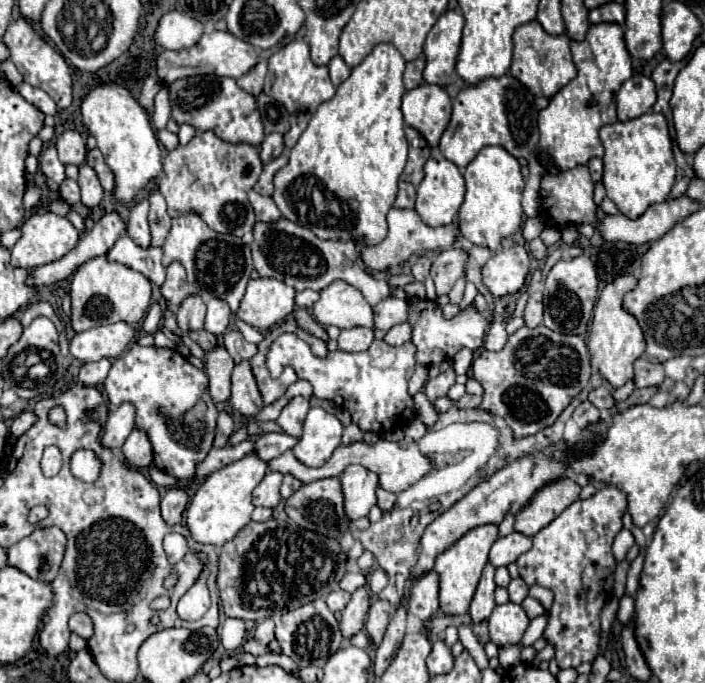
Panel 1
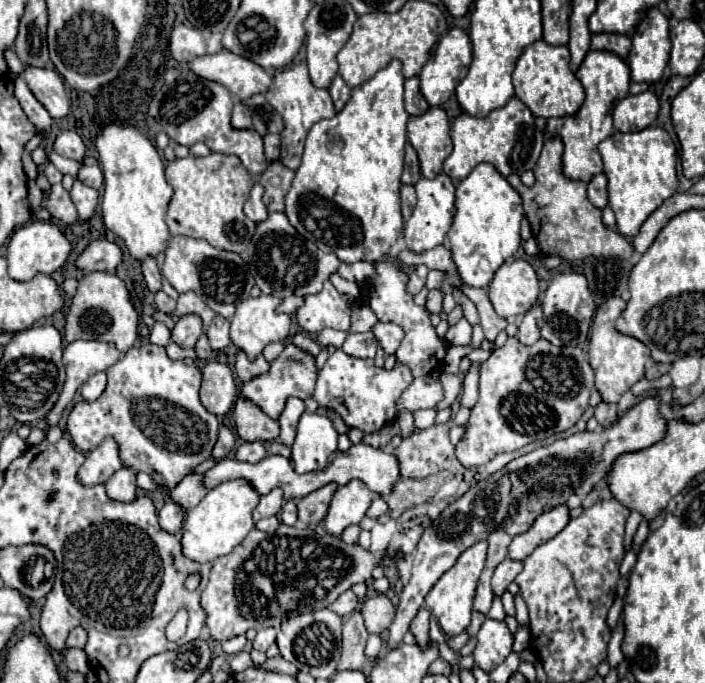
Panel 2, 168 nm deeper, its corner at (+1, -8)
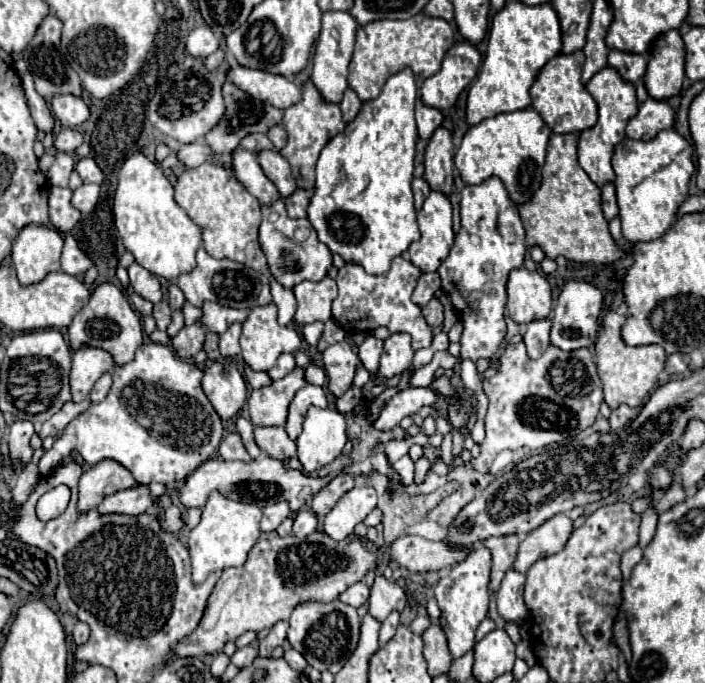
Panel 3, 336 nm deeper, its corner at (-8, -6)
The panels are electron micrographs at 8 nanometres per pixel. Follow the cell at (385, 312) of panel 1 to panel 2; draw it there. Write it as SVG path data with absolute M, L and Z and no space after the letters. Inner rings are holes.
M378 321L376 327L372 327L372 331L374 331L374 335L376 335L376 341L384 347L386 355L396 353L400 341L404 339L404 331L402 331L402 327L396 325L396 323L380 323L380 321Z

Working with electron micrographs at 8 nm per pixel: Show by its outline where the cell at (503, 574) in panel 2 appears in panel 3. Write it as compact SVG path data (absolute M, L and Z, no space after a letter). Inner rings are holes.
M509 569L501 583L501 589L497 591L497 611L505 623L515 623L521 627L527 619L529 611L523 601L523 587L525 575Z

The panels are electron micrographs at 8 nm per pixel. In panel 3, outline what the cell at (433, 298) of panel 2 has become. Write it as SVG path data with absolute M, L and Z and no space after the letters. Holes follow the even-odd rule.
M433 299L427 307L423 307L423 317L425 317L425 321L427 321L427 325L431 329L439 327L443 323L443 307L441 307L441 303L437 299Z

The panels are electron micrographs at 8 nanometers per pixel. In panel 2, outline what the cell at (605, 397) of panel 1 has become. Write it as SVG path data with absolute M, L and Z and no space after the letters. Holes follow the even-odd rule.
M602 401L602 403L596 407L596 411L594 411L594 417L598 419L598 423L600 423L602 427L608 427L608 425L615 423L618 415L617 405L604 401Z

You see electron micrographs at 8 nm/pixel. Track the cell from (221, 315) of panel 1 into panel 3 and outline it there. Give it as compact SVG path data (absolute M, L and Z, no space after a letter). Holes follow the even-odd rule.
M235 323L235 325L231 325L221 335L221 341L219 341L221 355L225 355L225 357L237 357L241 353L241 349L239 349L239 337L241 337L241 325Z

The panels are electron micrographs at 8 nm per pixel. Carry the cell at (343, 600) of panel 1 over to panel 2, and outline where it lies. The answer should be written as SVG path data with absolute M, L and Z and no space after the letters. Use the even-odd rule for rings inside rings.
M344 591L344 593L330 605L330 609L332 609L336 615L340 615L340 617L352 613L356 607L358 607L358 599L356 599L356 595L354 595L352 591Z

